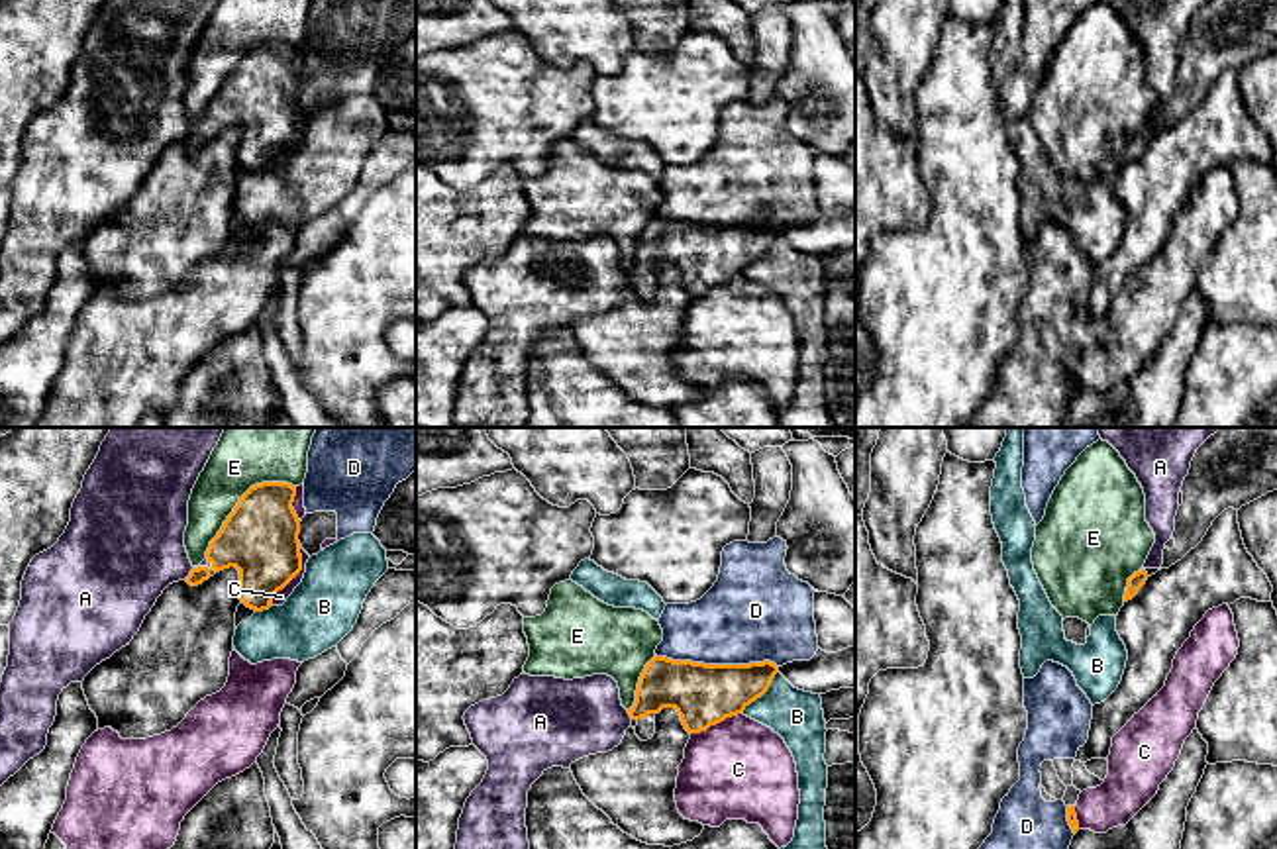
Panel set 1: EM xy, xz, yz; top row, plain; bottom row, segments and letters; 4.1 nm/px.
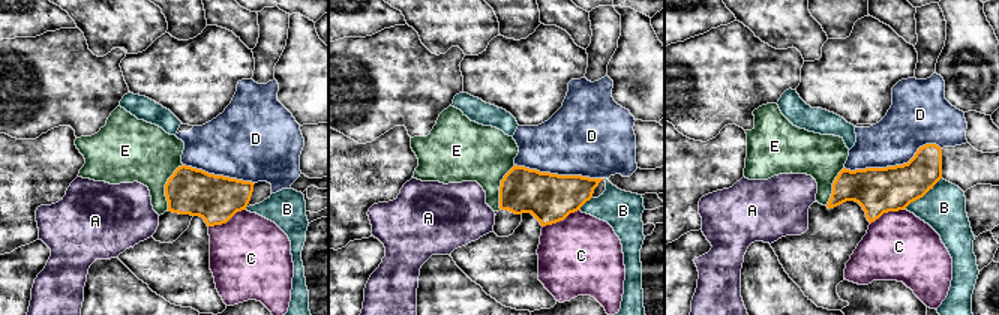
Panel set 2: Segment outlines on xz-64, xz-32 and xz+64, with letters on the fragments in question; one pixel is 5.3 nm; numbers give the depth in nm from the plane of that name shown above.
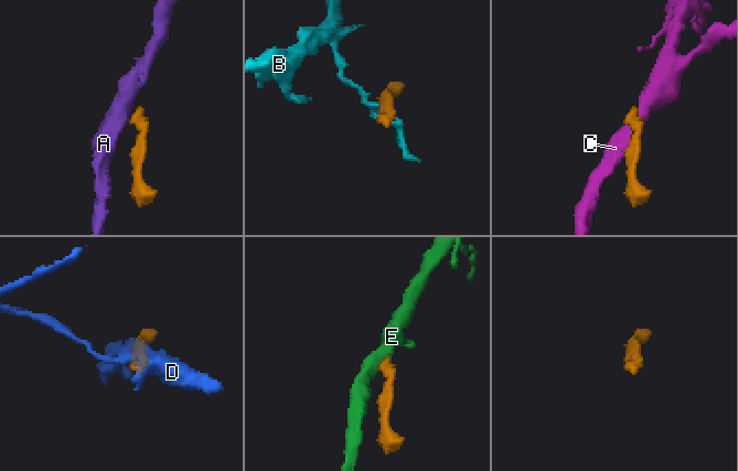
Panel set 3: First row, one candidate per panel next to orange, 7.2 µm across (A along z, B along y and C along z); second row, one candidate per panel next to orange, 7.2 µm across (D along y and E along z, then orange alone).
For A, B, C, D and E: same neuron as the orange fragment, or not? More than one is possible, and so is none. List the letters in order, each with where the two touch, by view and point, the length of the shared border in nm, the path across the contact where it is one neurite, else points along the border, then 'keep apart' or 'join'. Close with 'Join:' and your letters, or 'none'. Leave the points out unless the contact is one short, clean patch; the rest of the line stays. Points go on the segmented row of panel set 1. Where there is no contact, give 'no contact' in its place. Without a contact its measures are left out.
A: meets orange in xy at (191, 573); contact 70 nm long; border along xy (193, 567), (185, 579); keep apart
B: meets orange in xz at (764, 693); contact 220 nm long; keep apart
C: meets orange in xy at (295, 575); contact 280 nm long; keep apart
D: meets orange in xz at (716, 665); contact 500 nm long; keep apart
E: meets orange in xy at (240, 500); contact 480 nm long; keep apart
Join: none

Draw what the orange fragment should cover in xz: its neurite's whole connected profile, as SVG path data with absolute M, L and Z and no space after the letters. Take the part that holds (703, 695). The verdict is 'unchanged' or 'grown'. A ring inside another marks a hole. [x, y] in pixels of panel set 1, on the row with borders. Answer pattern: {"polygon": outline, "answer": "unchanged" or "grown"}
{"polygon": "M653 657L638 682L636 702L628 710L638 722L636 735L647 741L655 733L649 714L675 708L689 733L706 731L761 698L779 667L771 661L749 665L704 665Z", "answer": "grown"}

